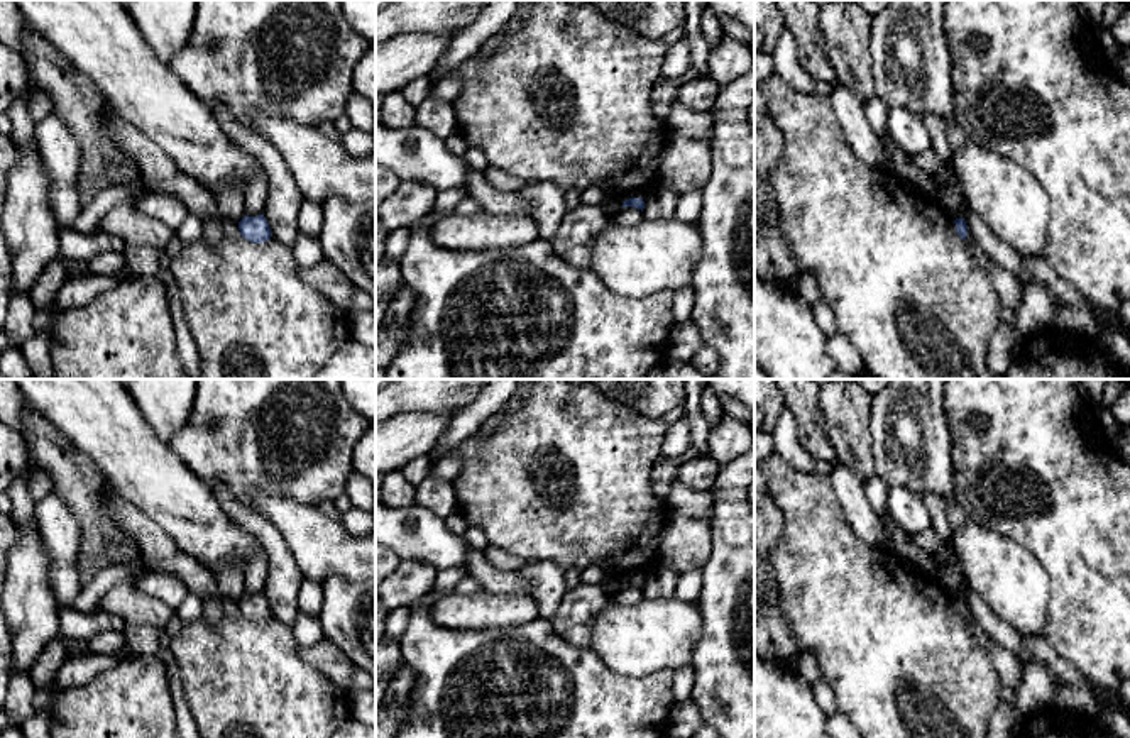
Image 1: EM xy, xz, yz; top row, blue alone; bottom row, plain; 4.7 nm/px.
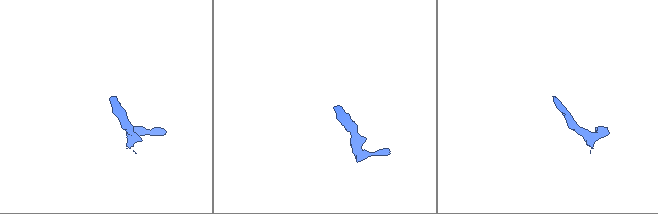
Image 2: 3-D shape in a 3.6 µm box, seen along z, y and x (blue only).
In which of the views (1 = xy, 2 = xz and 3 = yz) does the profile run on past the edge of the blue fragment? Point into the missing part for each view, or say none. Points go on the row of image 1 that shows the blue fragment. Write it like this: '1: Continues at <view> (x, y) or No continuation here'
1: No continuation here
2: No continuation here
3: No continuation here

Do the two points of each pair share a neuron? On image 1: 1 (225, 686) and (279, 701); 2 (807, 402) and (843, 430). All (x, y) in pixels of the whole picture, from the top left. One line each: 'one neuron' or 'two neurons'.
1: one neuron
2: two neurons

